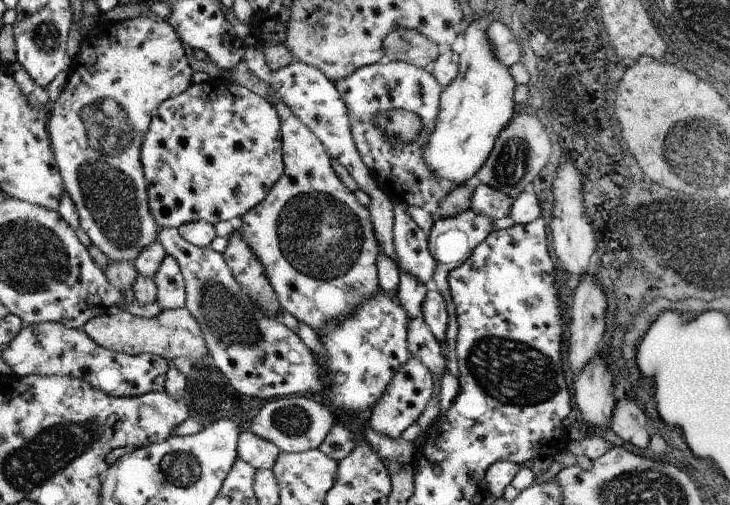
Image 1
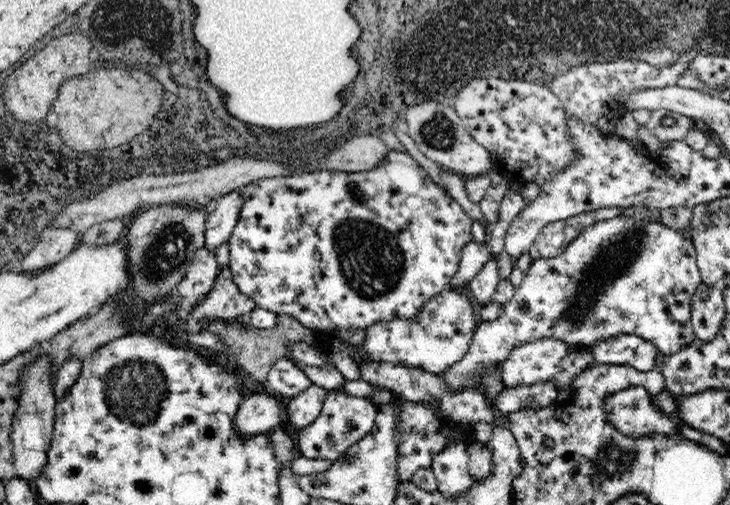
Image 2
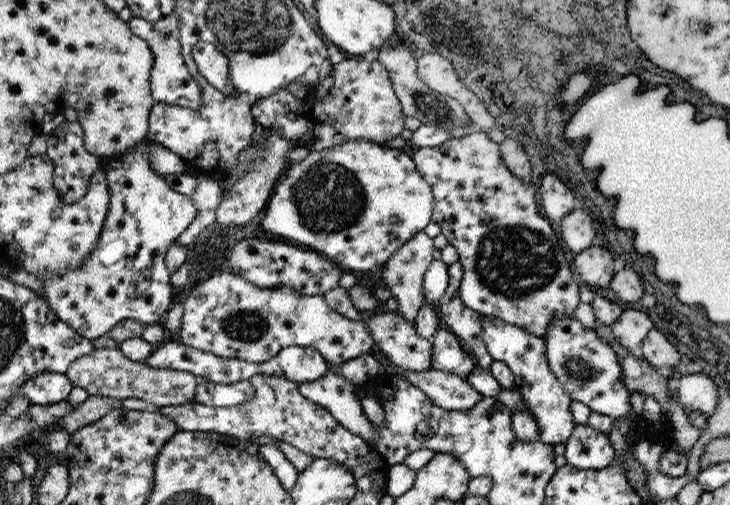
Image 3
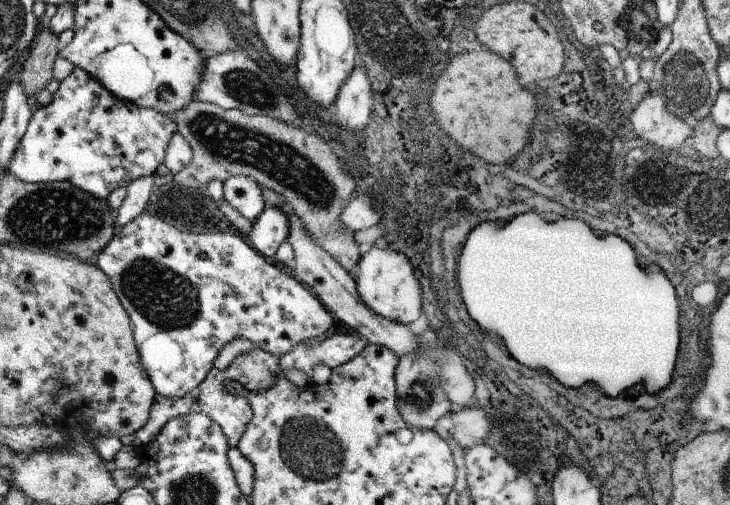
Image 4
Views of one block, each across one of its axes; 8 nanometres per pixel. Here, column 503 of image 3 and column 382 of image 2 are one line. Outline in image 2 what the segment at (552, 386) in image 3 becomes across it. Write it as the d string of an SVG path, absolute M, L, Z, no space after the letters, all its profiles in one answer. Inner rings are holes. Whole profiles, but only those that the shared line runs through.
M446 290L440 296L434 296L432 302L428 302L428 306L424 306L424 310L416 316L416 320L390 320L370 326L366 330L362 350L368 362L390 362L442 376L450 366L464 360L478 326L478 312L474 312L468 292Z

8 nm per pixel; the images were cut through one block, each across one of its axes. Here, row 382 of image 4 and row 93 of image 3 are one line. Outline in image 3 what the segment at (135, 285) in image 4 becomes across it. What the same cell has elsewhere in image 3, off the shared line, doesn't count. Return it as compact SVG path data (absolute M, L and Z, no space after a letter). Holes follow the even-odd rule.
M169 14L161 16L161 20L147 22L143 18L131 18L129 28L135 36L143 38L153 54L155 54L155 66L151 72L151 96L155 104L167 104L167 106L183 106L183 108L199 108L199 98L201 98L201 88L199 82L191 76L189 68L185 66L183 54L181 54L181 38L179 38L179 16Z

